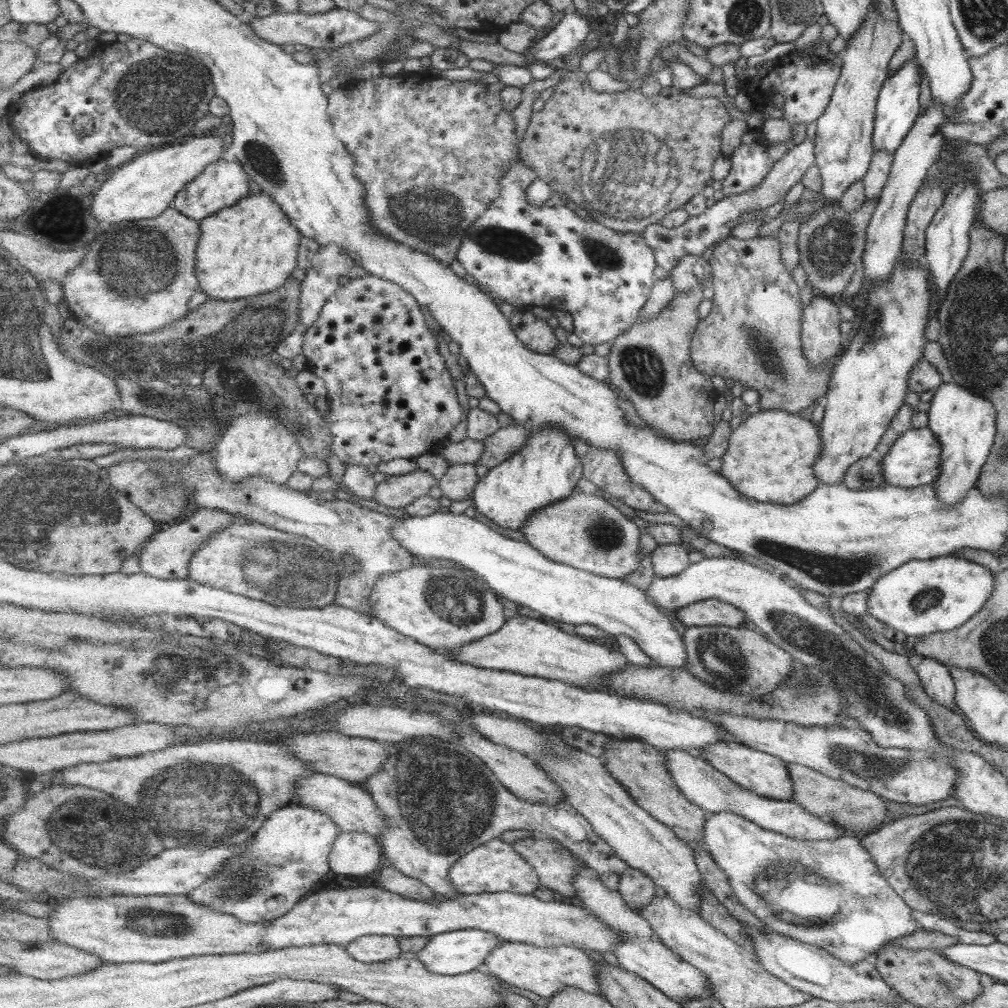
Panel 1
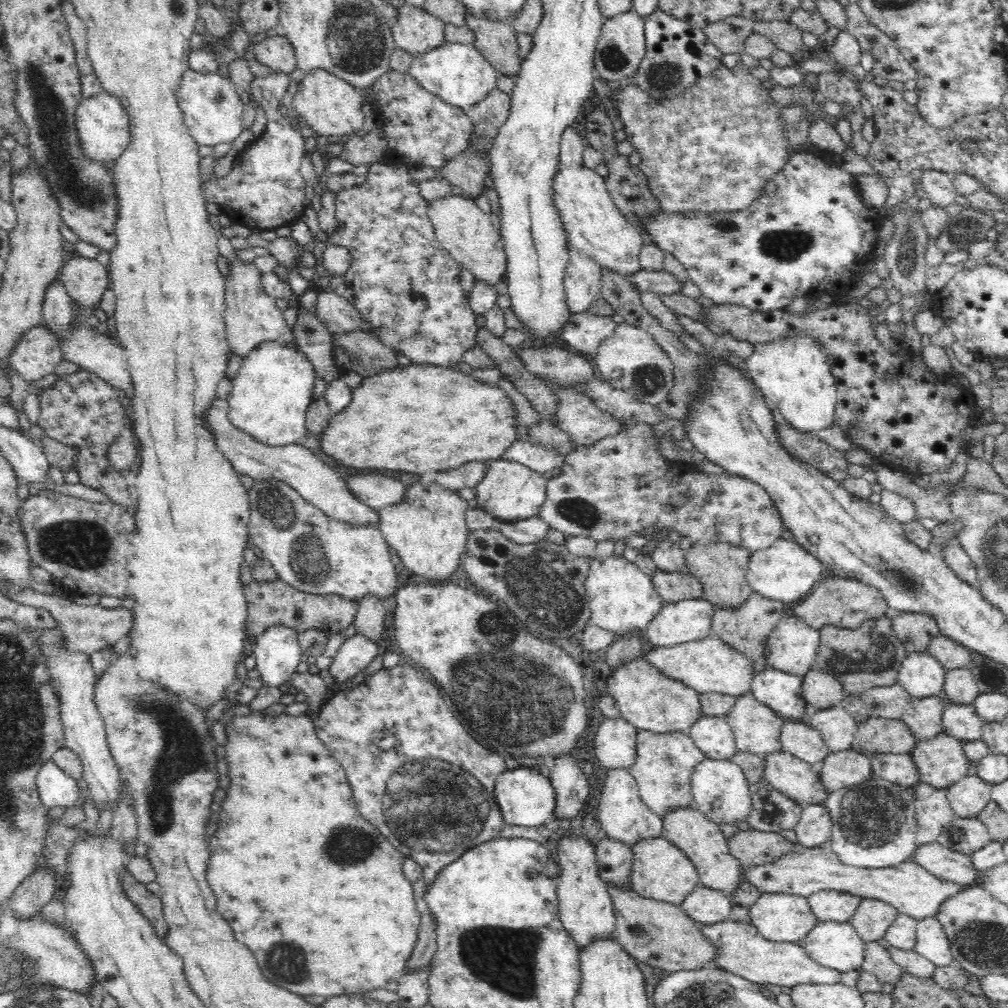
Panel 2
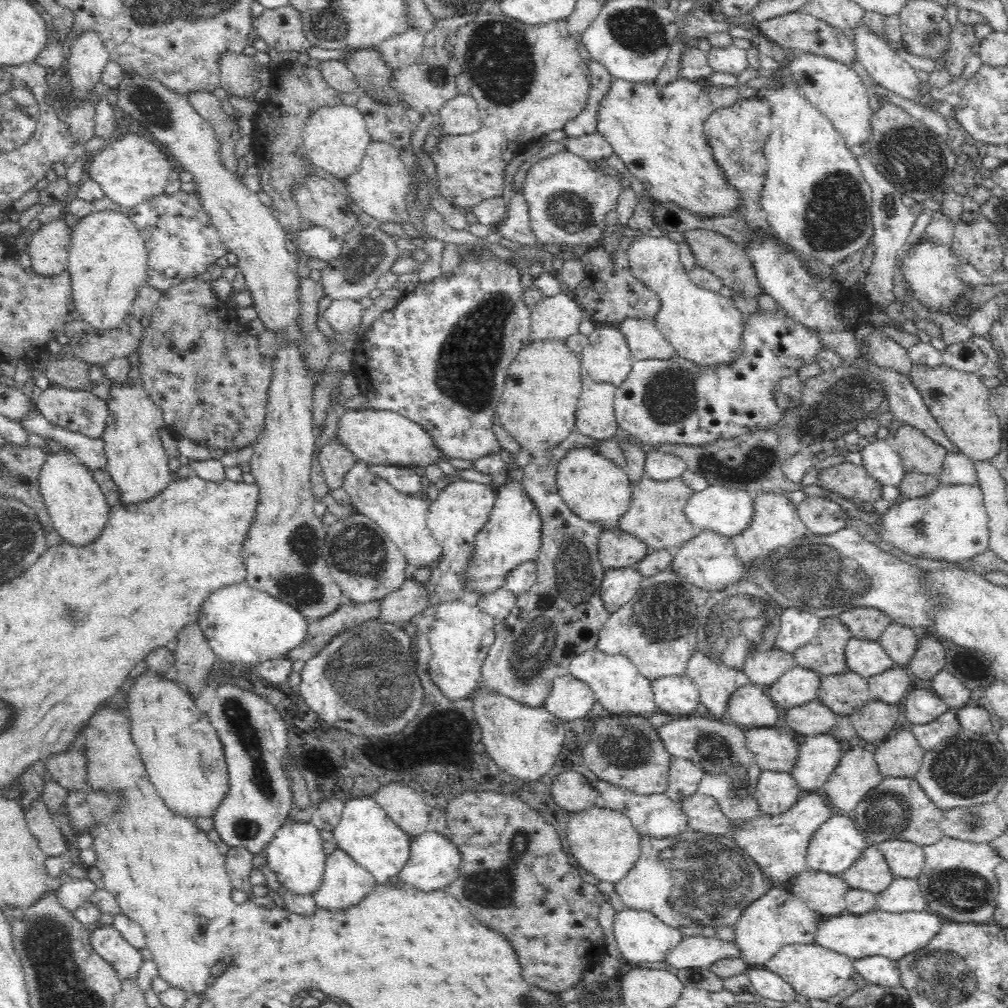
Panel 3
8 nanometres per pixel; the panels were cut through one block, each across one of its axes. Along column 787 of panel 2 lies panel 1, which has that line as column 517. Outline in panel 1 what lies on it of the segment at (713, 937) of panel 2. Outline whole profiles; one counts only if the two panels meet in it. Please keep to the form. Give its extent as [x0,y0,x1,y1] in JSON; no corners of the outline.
[486,942,604,998]

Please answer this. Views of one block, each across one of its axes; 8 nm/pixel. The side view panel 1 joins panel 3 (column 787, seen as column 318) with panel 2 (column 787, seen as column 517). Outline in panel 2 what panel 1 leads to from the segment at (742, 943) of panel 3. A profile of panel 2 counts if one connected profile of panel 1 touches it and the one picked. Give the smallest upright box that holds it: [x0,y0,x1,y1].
[749,892,817,943]

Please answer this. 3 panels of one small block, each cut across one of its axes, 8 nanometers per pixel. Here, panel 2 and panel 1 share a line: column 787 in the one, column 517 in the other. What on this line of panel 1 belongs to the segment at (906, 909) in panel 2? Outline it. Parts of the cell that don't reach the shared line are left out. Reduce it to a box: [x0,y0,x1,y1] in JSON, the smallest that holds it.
[450,840,541,895]

